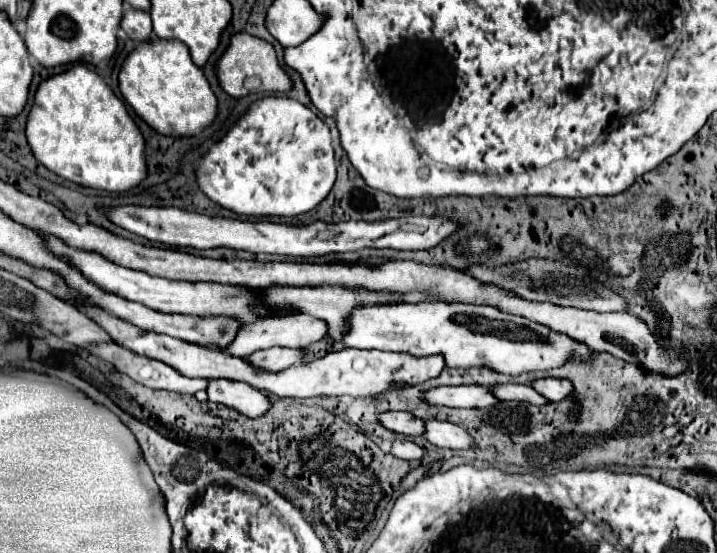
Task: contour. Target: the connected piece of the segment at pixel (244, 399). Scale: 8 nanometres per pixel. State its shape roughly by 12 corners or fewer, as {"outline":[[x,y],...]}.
{"outline":[[210,380],[210,402],[260,418],[272,406],[246,382]]}

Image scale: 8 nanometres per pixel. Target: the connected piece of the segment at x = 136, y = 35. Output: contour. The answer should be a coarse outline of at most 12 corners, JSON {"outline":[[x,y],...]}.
{"outline":[[128,8],[122,30],[138,42],[150,42],[150,14]]}

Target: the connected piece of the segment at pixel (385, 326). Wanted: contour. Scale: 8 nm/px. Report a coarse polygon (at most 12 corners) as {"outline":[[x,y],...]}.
{"outline":[[490,306],[354,308],[344,346],[506,376],[596,354]]}

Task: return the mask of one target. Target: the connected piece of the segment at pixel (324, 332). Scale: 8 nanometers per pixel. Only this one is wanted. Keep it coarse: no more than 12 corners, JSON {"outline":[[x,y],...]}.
{"outline":[[308,316],[246,324],[224,348],[250,356],[272,346],[304,348],[328,336]]}

